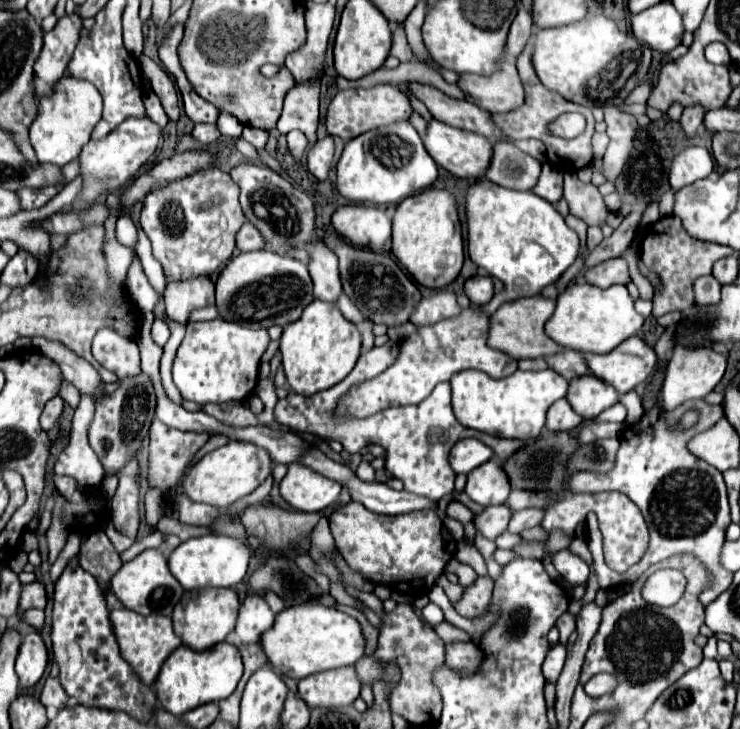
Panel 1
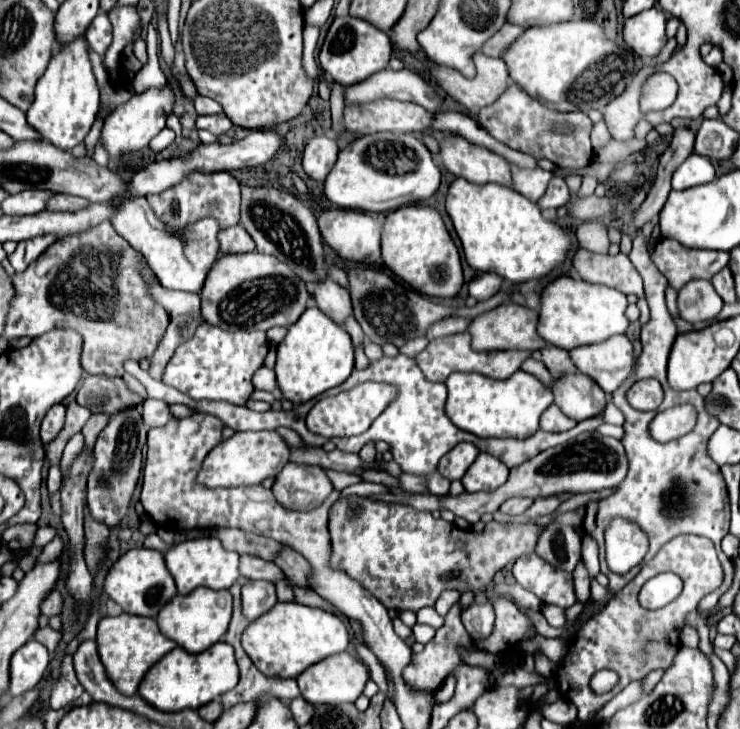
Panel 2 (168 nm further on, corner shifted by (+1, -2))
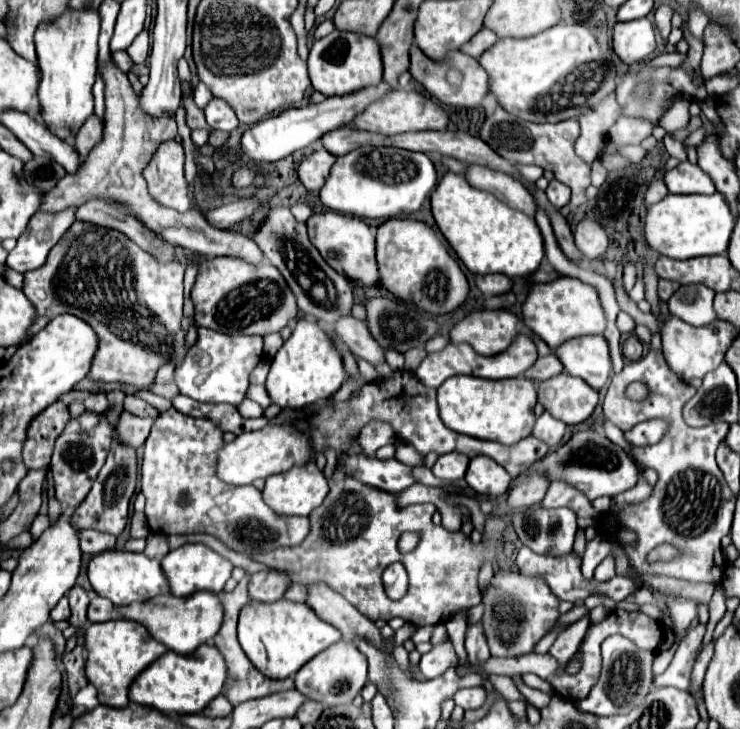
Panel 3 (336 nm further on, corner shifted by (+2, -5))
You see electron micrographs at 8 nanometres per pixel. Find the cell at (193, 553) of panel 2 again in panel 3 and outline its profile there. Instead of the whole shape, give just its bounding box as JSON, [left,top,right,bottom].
[162,543,232,597]

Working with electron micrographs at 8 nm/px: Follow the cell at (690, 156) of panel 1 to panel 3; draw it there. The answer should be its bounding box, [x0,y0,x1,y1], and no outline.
[664,161,716,195]

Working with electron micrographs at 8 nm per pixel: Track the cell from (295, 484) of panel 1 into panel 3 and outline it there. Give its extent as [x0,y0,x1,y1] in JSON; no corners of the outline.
[262,461,328,515]

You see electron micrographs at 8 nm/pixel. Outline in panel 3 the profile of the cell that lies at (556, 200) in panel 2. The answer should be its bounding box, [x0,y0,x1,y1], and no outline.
[546,181,570,207]

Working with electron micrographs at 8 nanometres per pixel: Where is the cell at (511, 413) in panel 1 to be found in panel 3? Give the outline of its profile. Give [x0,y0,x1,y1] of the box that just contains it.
[438,375,536,445]

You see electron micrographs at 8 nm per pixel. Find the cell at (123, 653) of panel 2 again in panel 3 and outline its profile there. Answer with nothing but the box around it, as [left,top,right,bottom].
[84,621,166,707]

